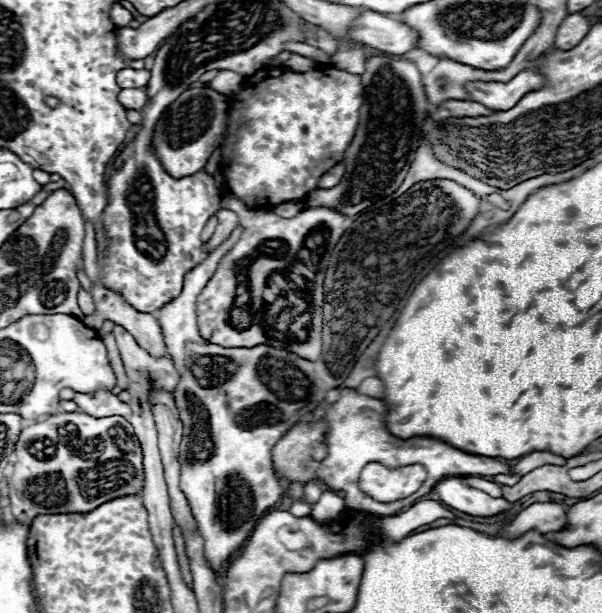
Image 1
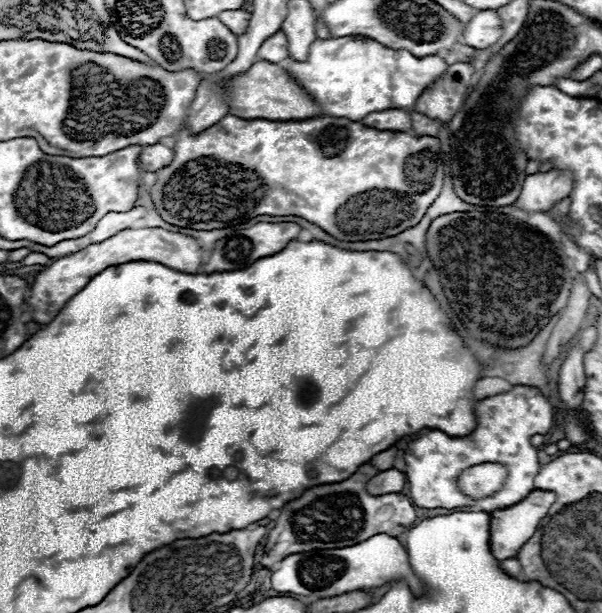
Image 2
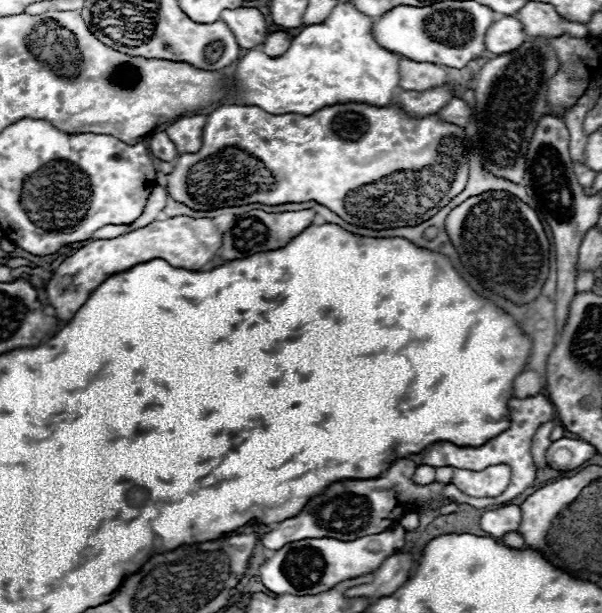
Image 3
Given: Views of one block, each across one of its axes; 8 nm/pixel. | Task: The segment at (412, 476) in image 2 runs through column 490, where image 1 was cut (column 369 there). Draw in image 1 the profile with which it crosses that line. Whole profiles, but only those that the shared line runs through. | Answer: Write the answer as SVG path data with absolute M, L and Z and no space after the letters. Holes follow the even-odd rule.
M344 388L340 394L340 400L334 404L322 402L314 412L312 420L324 418L328 422L328 432L326 432L326 444L328 444L328 456L322 460L316 478L328 484L330 490L342 492L346 506L364 510L370 514L378 516L390 516L400 512L406 506L416 504L416 500L424 494L428 494L438 480L450 474L460 474L460 476L496 476L496 474L510 474L512 466L508 466L506 460L502 458L486 458L486 456L476 456L462 452L448 442L442 442L438 438L430 436L414 436L414 438L396 438L394 434L388 432L386 428L386 402L370 396L362 396L352 388ZM370 462L382 462L389 468L408 466L408 464L422 464L428 470L428 480L422 484L414 496L408 496L406 500L396 500L396 502L378 502L372 500L368 494L364 494L358 488L358 478L360 472L366 464Z

